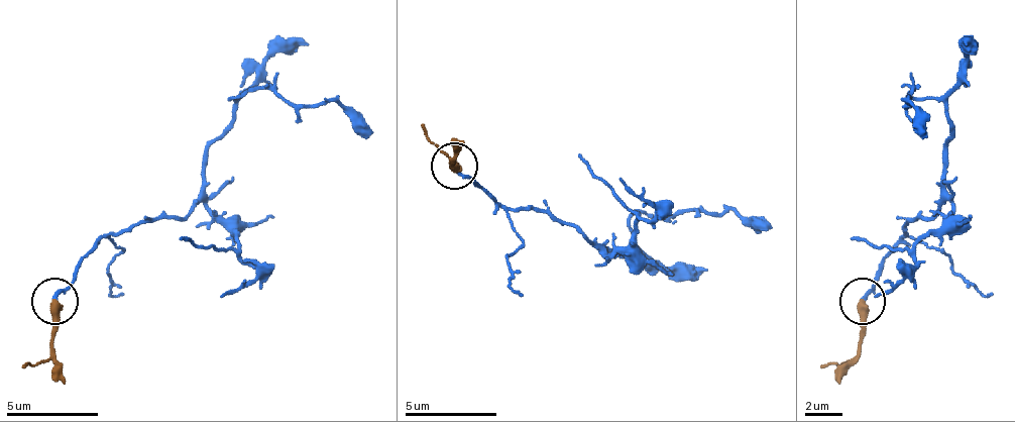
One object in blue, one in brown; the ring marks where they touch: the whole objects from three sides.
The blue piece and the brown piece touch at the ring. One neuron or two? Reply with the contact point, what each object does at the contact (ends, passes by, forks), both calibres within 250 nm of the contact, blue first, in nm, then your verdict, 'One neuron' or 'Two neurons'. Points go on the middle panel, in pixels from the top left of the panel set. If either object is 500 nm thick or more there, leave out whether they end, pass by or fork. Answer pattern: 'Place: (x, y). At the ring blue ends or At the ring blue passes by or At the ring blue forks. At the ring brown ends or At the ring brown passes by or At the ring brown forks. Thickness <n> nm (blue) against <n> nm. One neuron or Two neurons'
Place: (454, 166). At the ring blue ends. At the ring brown ends. Thickness 190 nm (blue) against 460 nm. One neuron

